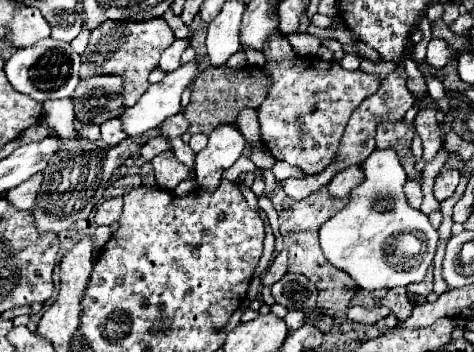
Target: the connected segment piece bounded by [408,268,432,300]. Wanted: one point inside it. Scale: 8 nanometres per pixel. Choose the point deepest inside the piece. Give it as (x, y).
(420, 290)

